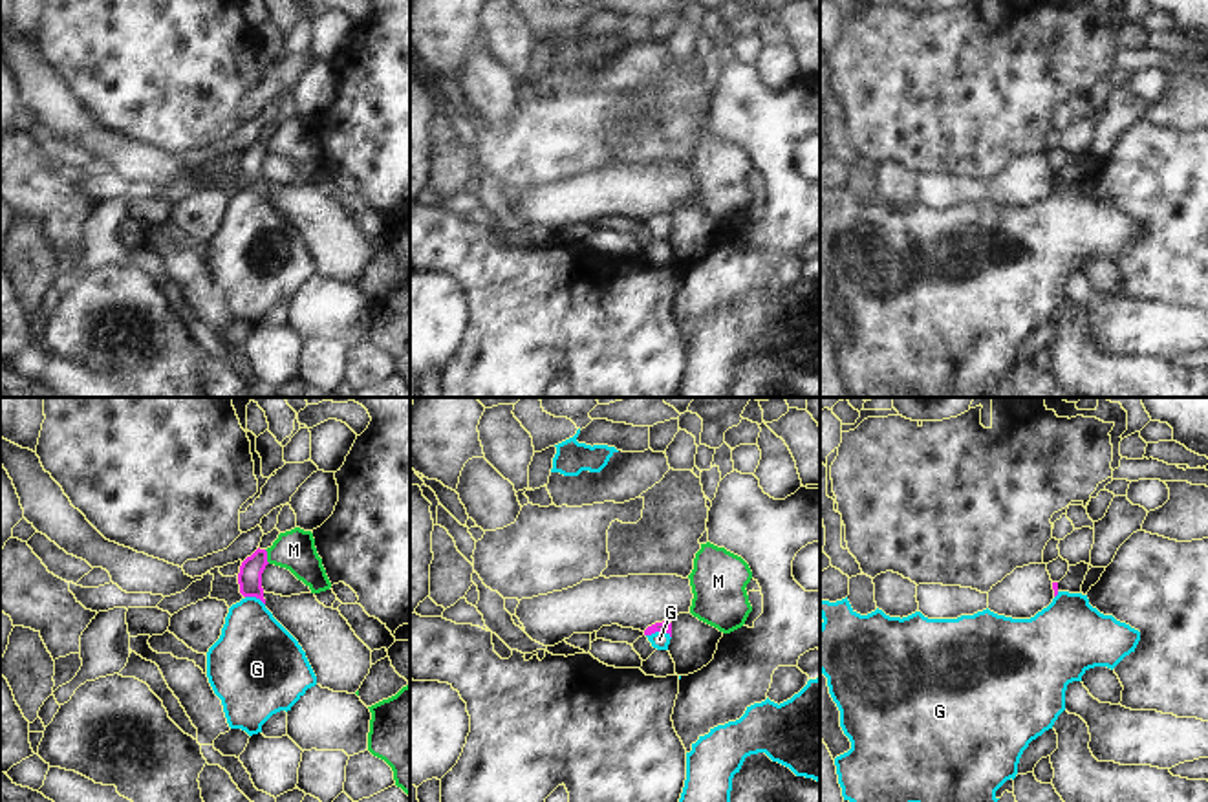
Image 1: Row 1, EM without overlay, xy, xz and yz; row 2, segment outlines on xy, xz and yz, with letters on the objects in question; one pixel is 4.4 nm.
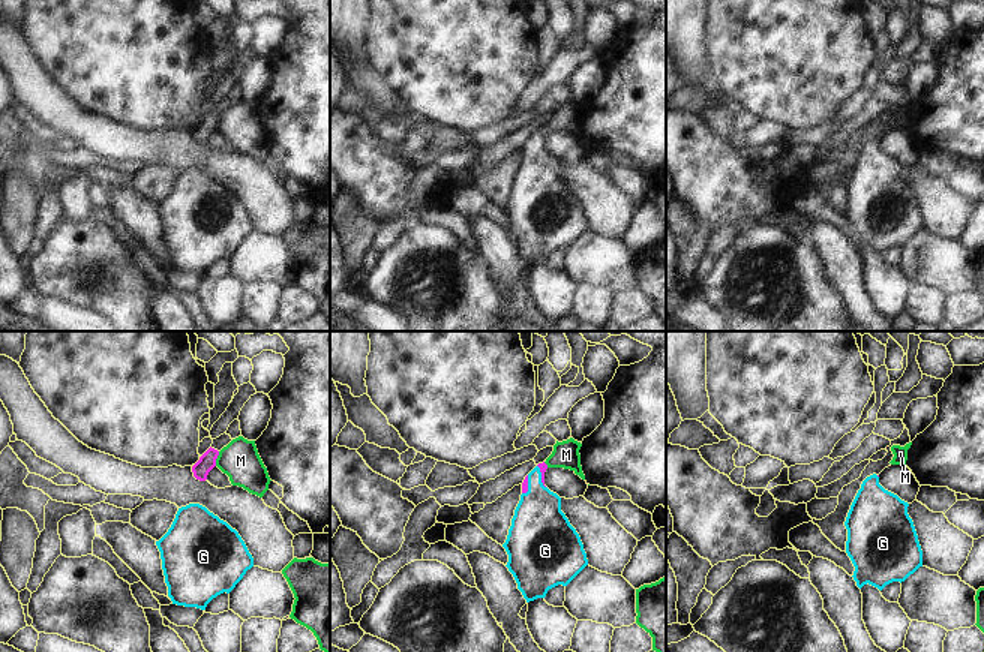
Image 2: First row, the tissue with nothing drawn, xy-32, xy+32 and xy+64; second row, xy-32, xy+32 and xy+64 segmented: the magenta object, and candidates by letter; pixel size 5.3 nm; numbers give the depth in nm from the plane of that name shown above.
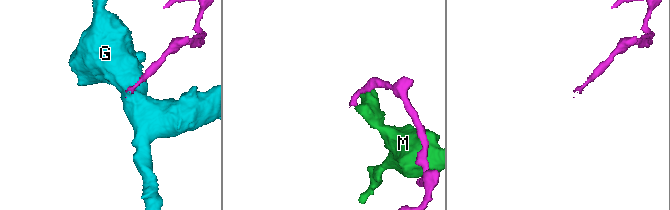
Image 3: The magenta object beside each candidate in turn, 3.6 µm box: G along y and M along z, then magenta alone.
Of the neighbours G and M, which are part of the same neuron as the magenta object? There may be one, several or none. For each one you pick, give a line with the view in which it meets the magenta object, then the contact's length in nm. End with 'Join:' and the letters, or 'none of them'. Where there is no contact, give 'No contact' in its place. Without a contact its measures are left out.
G: Touches magenta in xz. Shared border 110 nm
Join: G.

